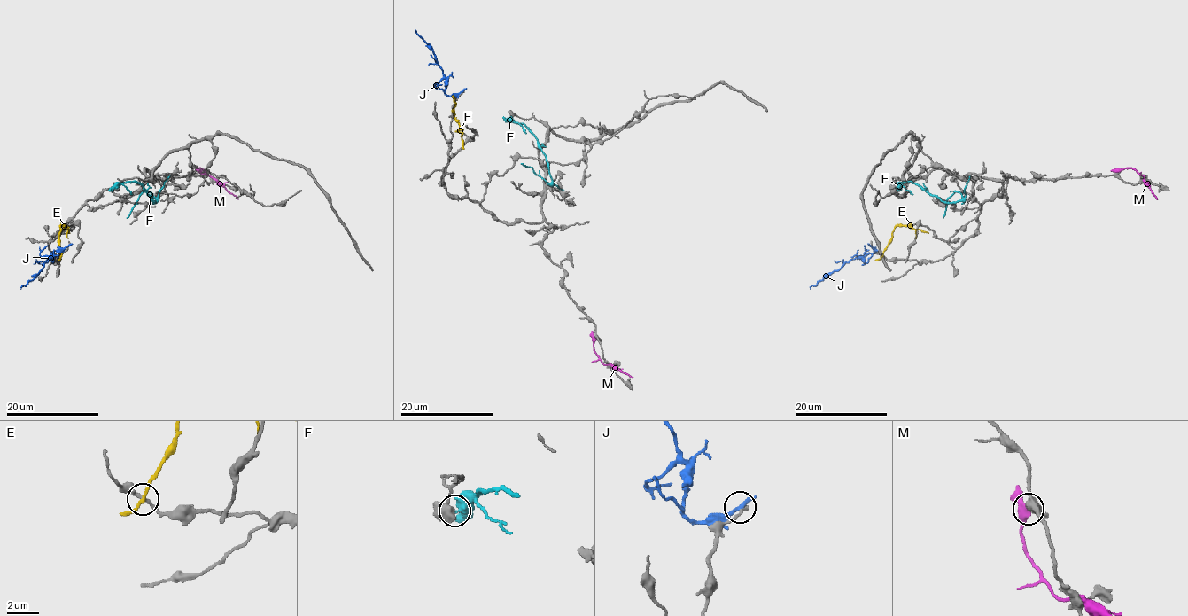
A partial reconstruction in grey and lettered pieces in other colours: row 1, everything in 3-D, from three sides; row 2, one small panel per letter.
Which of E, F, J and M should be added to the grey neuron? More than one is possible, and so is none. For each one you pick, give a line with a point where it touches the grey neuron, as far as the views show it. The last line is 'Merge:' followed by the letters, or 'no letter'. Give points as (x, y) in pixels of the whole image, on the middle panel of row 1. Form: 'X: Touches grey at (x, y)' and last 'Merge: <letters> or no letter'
Merge: no letter

